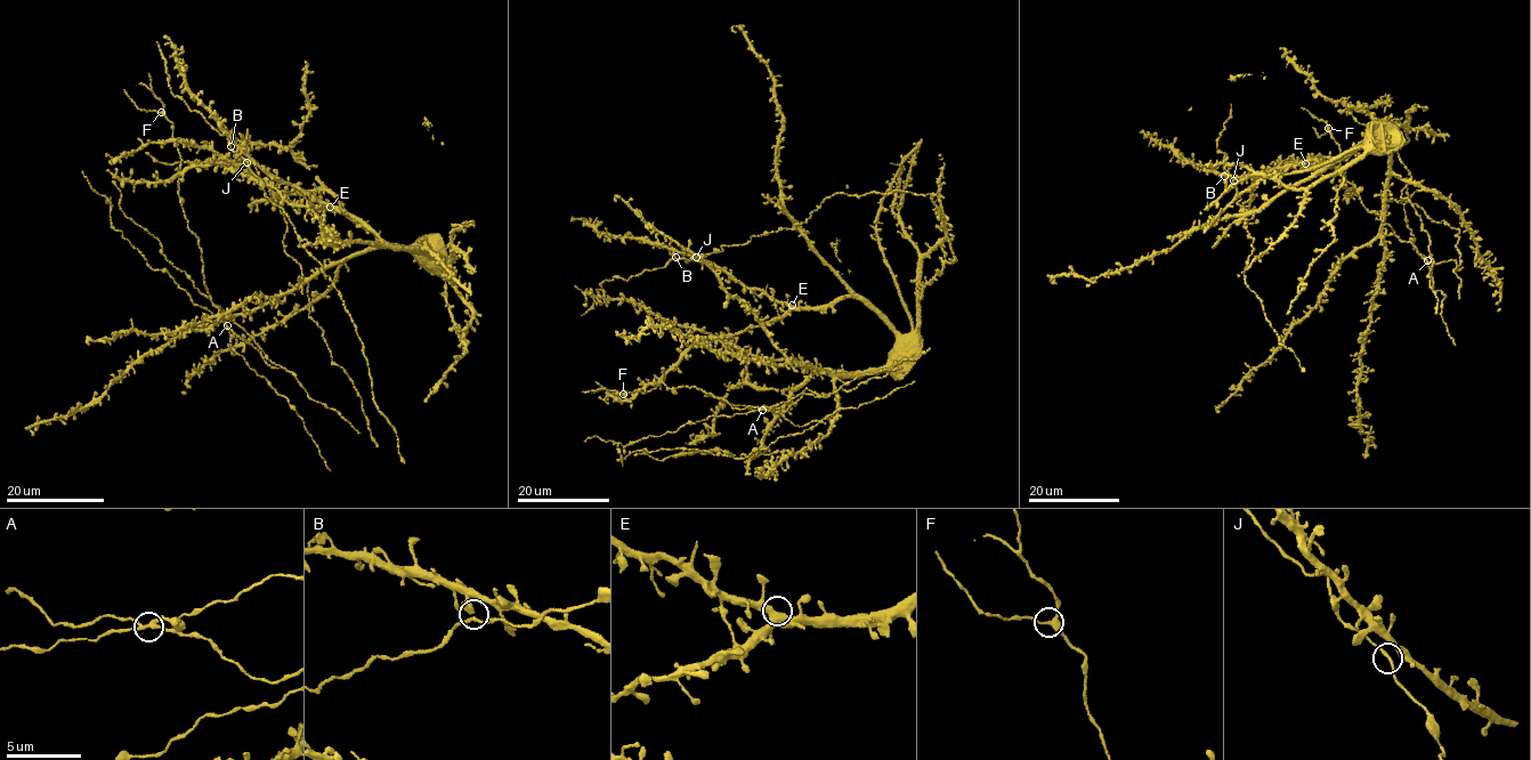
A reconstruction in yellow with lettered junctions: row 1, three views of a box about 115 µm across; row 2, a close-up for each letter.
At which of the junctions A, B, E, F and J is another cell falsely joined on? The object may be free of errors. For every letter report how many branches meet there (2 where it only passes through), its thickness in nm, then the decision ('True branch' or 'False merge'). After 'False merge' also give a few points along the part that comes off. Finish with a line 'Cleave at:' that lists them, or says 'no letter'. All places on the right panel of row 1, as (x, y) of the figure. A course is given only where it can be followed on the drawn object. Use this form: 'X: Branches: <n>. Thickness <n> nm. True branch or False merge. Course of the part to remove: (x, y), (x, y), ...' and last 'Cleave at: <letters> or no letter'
A: Branches: 4. Thickness 240 nm. False merge
B: Branches: 3. Thickness 300 nm. True branch
E: Branches: 4. Thickness 440 nm. True branch
F: Branches: 3. Thickness 300 nm. True branch
J: Branches: 4. Thickness 180 nm. True branch
Cleave at: A

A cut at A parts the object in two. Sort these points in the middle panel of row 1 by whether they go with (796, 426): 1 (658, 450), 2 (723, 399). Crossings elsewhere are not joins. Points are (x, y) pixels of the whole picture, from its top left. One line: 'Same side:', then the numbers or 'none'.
Same side: none

